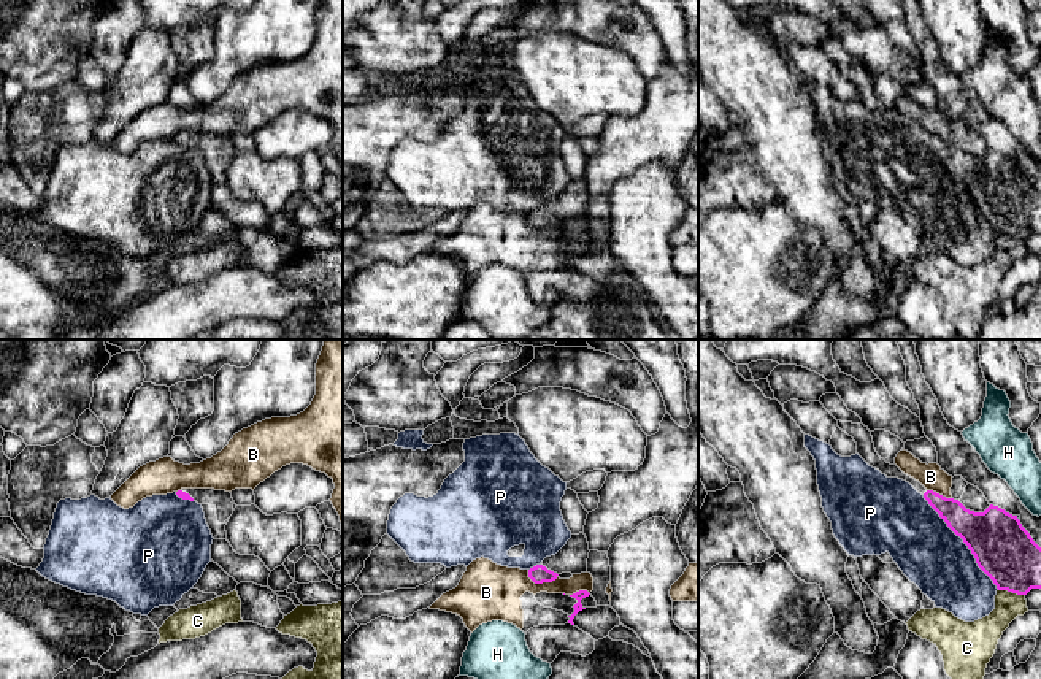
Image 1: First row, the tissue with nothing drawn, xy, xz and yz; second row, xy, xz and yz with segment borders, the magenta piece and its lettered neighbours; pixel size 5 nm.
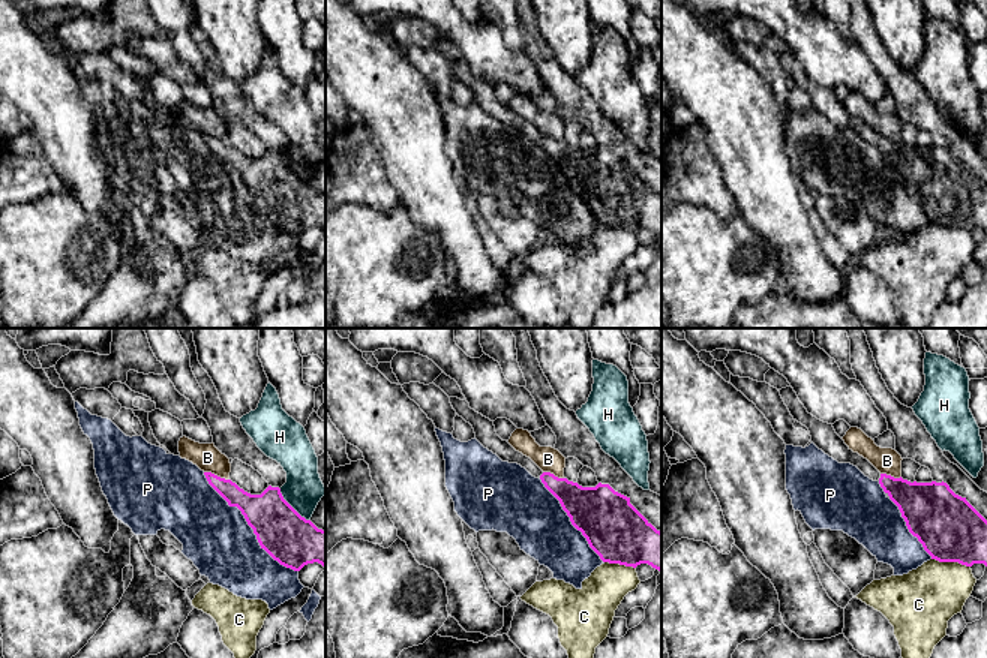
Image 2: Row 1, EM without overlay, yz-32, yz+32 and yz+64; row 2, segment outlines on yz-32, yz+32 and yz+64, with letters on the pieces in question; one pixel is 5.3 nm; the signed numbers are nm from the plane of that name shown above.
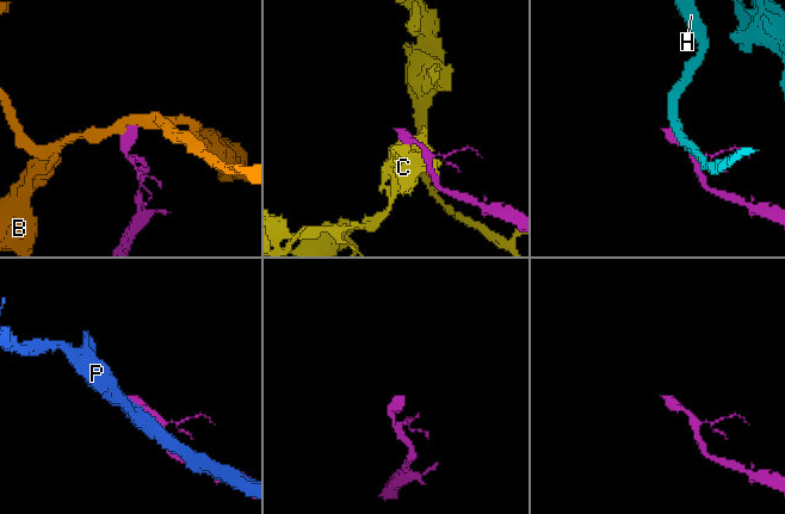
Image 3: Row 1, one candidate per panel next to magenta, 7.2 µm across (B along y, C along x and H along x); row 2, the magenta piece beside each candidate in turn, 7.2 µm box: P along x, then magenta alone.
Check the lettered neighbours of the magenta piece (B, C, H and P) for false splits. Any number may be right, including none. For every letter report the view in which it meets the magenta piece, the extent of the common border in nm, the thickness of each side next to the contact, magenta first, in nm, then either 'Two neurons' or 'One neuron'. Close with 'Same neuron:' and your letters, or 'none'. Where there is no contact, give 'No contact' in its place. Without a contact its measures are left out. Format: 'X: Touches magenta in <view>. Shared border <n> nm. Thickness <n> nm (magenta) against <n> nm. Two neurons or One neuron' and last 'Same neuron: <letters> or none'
B: Touches magenta in xz. Shared border 170 nm. Thickness 90 nm (magenta) against 280 nm. Two neurons
C: Touches magenta in yz. Shared border 140 nm. Thickness 300 nm (magenta) against 150 nm. Two neurons
H: Touches magenta in yz. Shared border 40 nm. Thickness 300 nm (magenta) against 20 nm. Two neurons
P: Touches magenta in yz. Shared border 600 nm. Thickness 300 nm (magenta) against 320 nm. Two neurons
Same neuron: none

